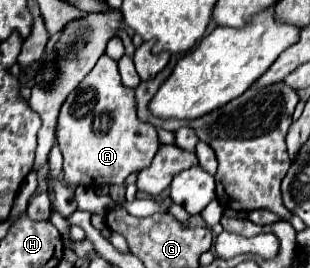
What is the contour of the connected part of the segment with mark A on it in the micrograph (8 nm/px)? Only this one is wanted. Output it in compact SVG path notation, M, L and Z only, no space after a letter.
M103 55L61 105L57 141L63 153L63 181L71 187L123 185L127 175L151 163L159 149L157 129L137 117L135 89L125 87L117 61Z

